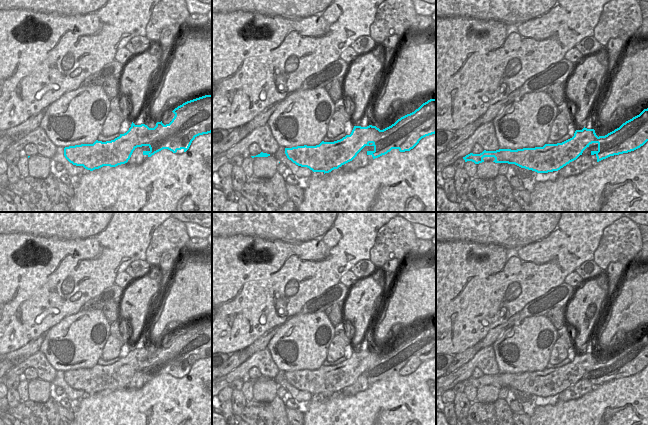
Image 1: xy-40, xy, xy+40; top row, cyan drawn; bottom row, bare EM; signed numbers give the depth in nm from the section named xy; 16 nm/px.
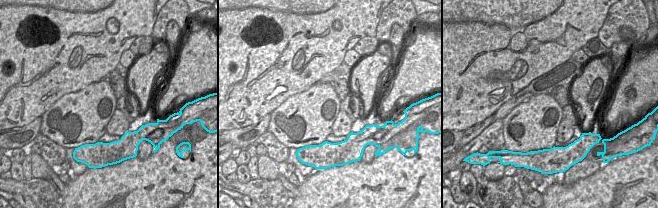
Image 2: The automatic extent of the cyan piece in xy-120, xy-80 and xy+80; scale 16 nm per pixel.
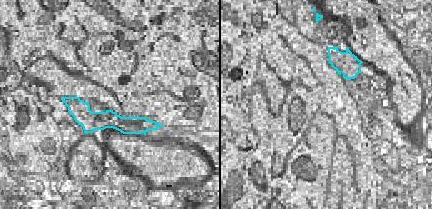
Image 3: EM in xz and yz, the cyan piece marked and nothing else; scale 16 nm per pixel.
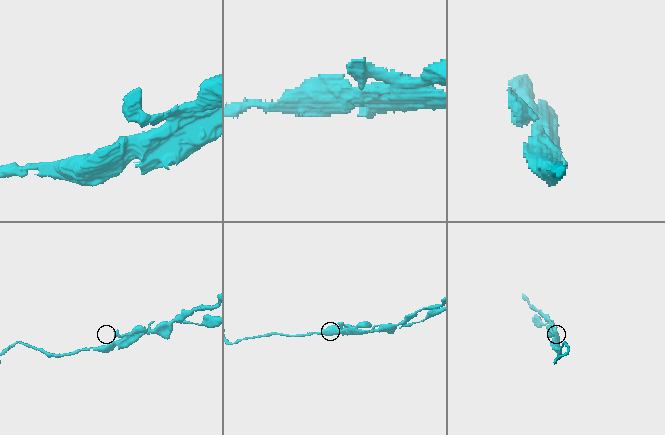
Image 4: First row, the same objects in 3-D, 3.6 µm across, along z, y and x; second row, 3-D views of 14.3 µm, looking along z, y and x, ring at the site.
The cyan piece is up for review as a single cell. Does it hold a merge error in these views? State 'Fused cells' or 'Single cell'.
Fused cells

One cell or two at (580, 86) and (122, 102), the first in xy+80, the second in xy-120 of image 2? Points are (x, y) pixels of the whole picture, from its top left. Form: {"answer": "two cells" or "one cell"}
{"answer": "two cells"}

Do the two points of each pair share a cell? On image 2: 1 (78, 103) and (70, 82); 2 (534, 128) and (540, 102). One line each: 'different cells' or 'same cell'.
1: different cells
2: same cell

